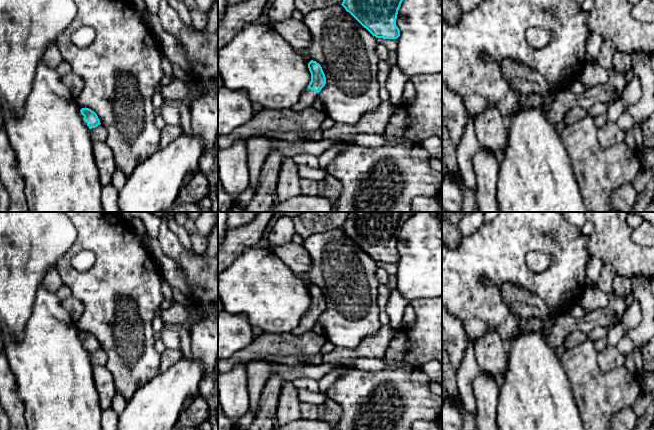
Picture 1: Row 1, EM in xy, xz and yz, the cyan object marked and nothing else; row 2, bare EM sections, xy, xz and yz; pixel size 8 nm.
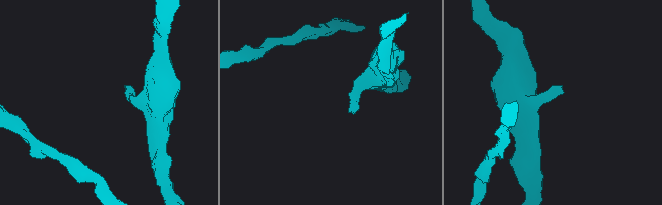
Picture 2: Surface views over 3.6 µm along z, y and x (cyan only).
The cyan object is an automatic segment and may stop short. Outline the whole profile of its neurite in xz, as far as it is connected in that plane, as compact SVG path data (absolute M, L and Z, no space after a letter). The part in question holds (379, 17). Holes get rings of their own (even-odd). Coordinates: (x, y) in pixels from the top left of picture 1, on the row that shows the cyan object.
M343 0L342 6L376 38L397 39L398 10L403 0Z

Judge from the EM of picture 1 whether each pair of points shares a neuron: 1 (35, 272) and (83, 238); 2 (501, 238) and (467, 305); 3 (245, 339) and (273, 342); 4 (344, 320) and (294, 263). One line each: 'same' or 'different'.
1: different
2: same
3: different
4: different

